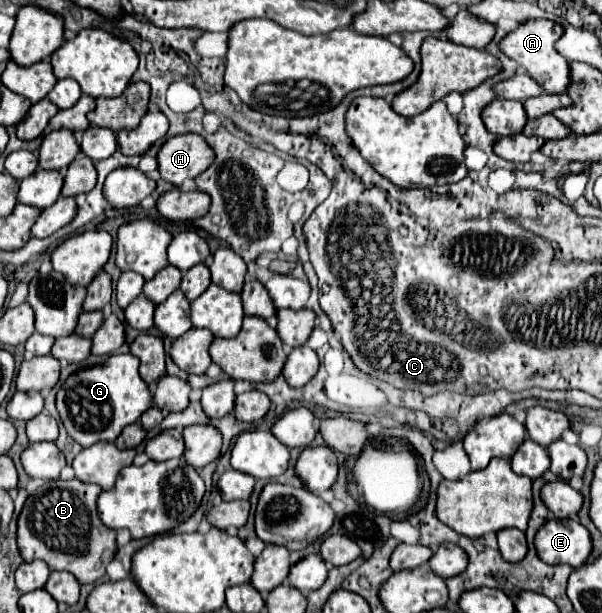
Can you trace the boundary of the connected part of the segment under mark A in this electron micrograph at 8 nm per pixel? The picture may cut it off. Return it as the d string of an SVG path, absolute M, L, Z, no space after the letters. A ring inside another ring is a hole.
M524 20L522 24L518 24L518 28L510 30L502 40L500 40L500 50L512 58L514 62L518 62L526 74L530 74L530 78L534 78L546 92L550 94L560 94L566 90L566 82L568 82L568 60L562 58L556 50L554 50L554 42L562 36L562 26L558 22L552 20Z

